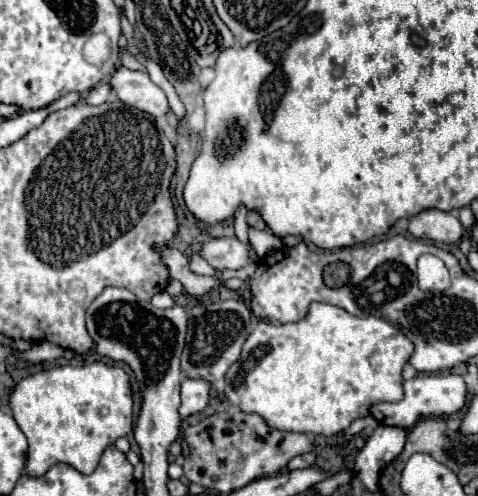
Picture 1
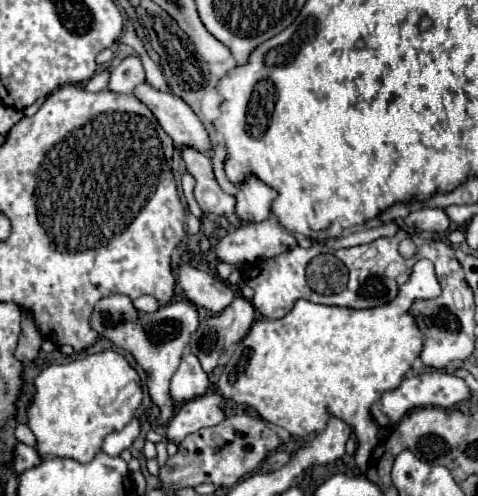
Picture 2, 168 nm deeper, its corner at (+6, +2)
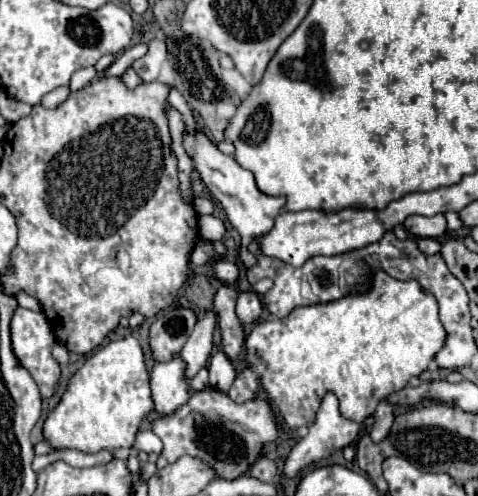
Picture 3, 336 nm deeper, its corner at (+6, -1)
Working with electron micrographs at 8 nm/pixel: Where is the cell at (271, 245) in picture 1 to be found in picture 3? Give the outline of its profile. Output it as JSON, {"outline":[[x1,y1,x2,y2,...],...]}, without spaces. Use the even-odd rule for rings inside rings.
{"outline":[[198,197,198,199,194,199,192,205,198,211,198,215,212,215,214,213,214,205,208,197]]}

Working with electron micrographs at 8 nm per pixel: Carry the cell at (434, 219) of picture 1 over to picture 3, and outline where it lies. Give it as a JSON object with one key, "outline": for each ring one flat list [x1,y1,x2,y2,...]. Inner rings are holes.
{"outline":[[410,215,404,221,404,227,414,237,438,239,438,237,442,237,446,233,446,219,444,219,444,215,432,215,432,217]]}

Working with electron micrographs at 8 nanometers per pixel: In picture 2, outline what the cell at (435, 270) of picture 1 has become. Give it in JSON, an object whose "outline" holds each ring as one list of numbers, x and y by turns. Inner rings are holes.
{"outline":[[418,260,398,298,394,298,390,304,384,304,382,308,350,310,298,300,292,312,284,318,254,322,250,332,236,346,228,364,224,366,218,388,226,400,254,408,264,420,286,428,294,436,322,432,332,416,344,420,358,438,356,464,366,472,368,458,378,444,378,426,370,416,370,406,380,400,384,392,398,388,400,380,422,350,422,334,418,328,414,328,408,308,414,298,434,298,440,296,440,292,442,288,434,274,434,264,430,264,430,260]]}

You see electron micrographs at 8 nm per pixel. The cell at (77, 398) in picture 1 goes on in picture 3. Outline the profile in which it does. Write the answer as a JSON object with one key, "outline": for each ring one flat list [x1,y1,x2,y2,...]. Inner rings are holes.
{"outline":[[126,335,108,345,100,347,94,355,86,359,82,369,68,383,68,391,64,393,62,401,56,409,48,415,44,423,44,437,54,449,78,449,84,453,98,453,102,449,116,449,116,447,132,447,134,435,138,433,142,421,154,411,154,401,150,393,148,371,144,363,144,353,136,337]]}

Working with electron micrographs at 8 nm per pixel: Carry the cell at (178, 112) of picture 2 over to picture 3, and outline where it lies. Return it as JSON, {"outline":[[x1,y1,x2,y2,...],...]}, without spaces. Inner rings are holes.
{"outline":[[184,133,184,149,192,157,210,195,220,201,224,211,228,211,230,225,240,233,240,259,242,264,249,269,256,264,255,256,247,249,249,243,254,237,264,235,274,227,274,219,284,209,286,199,284,197,270,197,270,195,264,195,262,191,258,191,254,175,248,169,240,167,230,155,220,153,218,147,204,133,196,133,196,135]]}

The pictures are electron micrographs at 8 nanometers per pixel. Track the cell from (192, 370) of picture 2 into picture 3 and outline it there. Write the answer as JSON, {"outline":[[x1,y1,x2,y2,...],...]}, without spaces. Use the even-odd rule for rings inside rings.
{"outline":[[206,311,204,315,200,315,190,339,186,341,186,345,182,349,182,359,186,361,186,377,188,379,192,379,202,367,208,365,208,359,214,349,214,343,212,343,214,325,216,325,214,311]]}

